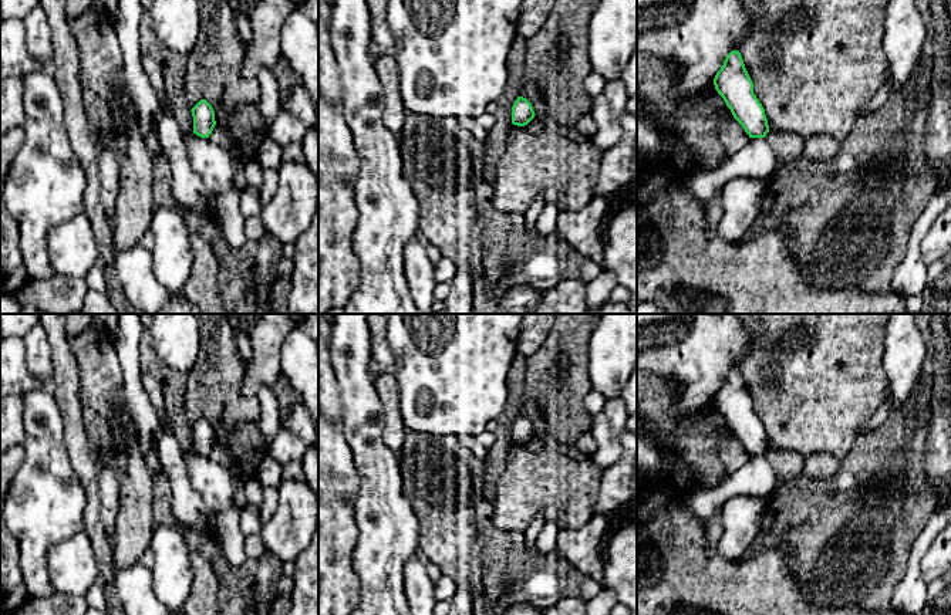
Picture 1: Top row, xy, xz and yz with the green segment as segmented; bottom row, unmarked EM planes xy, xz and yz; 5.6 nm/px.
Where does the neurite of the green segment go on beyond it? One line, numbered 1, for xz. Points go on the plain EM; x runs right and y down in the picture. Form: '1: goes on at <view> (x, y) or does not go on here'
1: does not go on here

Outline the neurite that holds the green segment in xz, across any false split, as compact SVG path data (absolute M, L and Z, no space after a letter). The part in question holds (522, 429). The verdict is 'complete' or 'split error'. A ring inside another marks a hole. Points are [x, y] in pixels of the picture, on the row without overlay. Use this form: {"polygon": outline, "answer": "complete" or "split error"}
{"polygon": "M517 415L512 425L512 442L525 445L534 436L534 433L532 422L526 416Z", "answer": "complete"}

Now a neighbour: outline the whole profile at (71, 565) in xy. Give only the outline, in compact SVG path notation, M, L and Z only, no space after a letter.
M85 531L48 548L47 572L55 592L85 597L100 578L97 558Z

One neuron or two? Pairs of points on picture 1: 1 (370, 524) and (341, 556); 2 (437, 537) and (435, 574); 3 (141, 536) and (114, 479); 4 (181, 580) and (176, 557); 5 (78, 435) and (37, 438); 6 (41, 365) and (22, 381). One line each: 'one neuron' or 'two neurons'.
1: two neurons
2: two neurons
3: two neurons
4: one neuron
5: two neurons
6: two neurons

